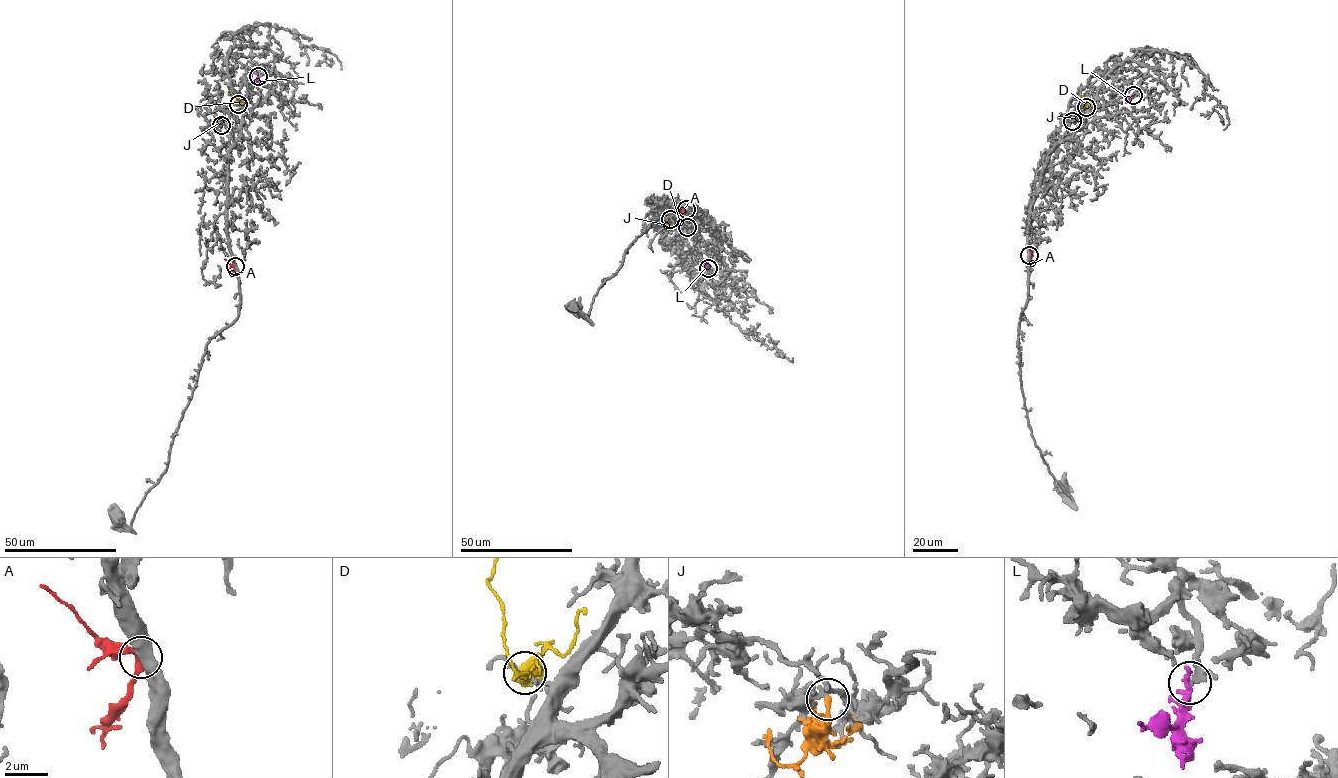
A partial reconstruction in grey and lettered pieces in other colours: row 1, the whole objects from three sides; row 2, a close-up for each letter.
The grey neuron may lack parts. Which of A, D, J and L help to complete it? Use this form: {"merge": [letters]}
{"merge": ["A", "L"]}

